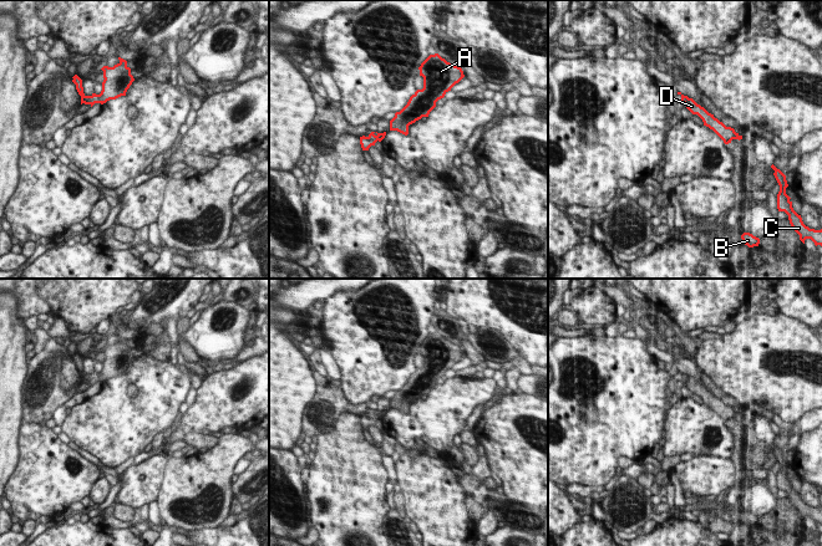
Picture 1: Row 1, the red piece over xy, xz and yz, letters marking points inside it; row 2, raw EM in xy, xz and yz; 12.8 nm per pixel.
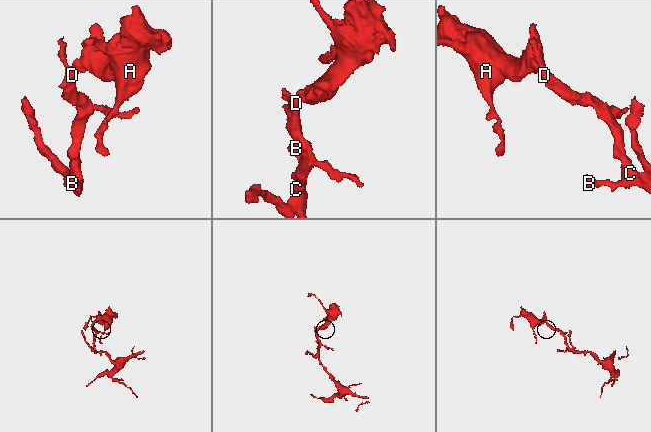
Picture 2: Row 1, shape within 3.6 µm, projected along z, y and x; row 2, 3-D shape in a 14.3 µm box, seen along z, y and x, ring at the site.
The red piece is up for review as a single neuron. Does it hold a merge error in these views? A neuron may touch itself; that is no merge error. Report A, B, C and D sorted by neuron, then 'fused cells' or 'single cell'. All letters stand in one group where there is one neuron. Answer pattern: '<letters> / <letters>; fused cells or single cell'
A B C D; single cell

